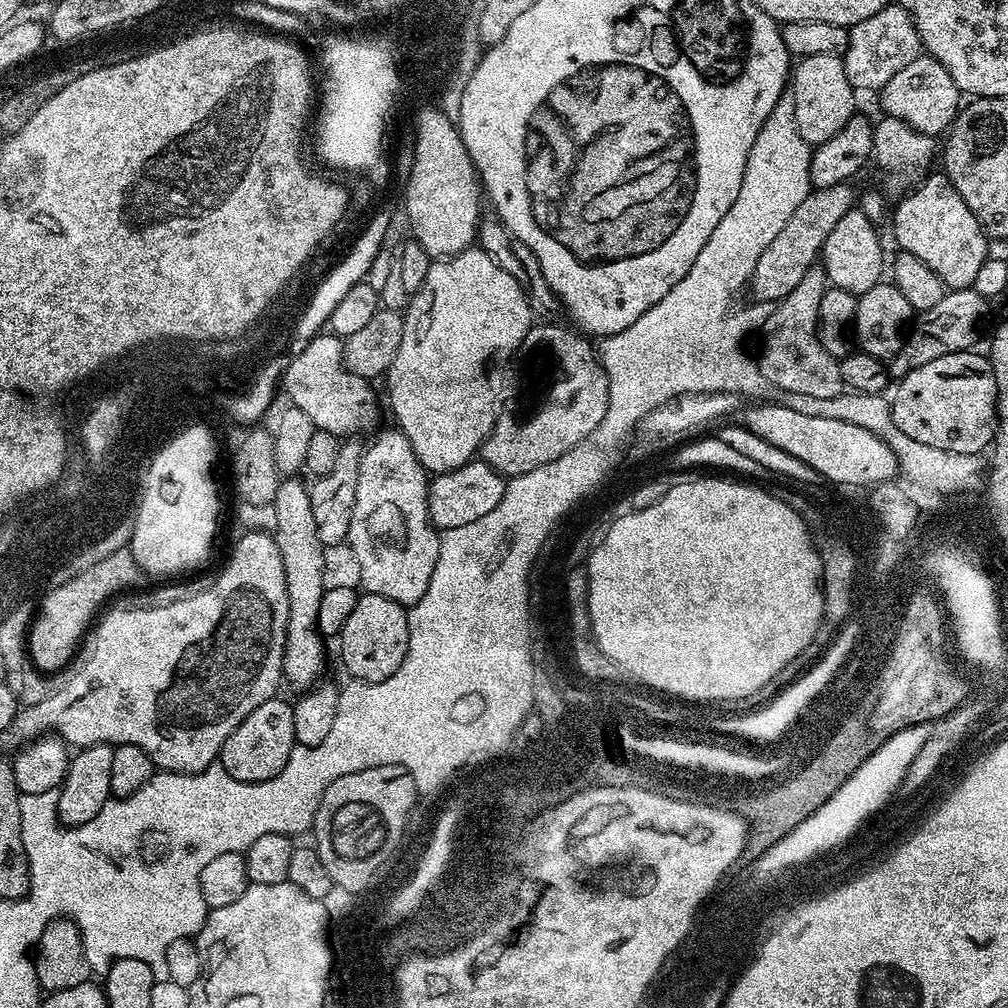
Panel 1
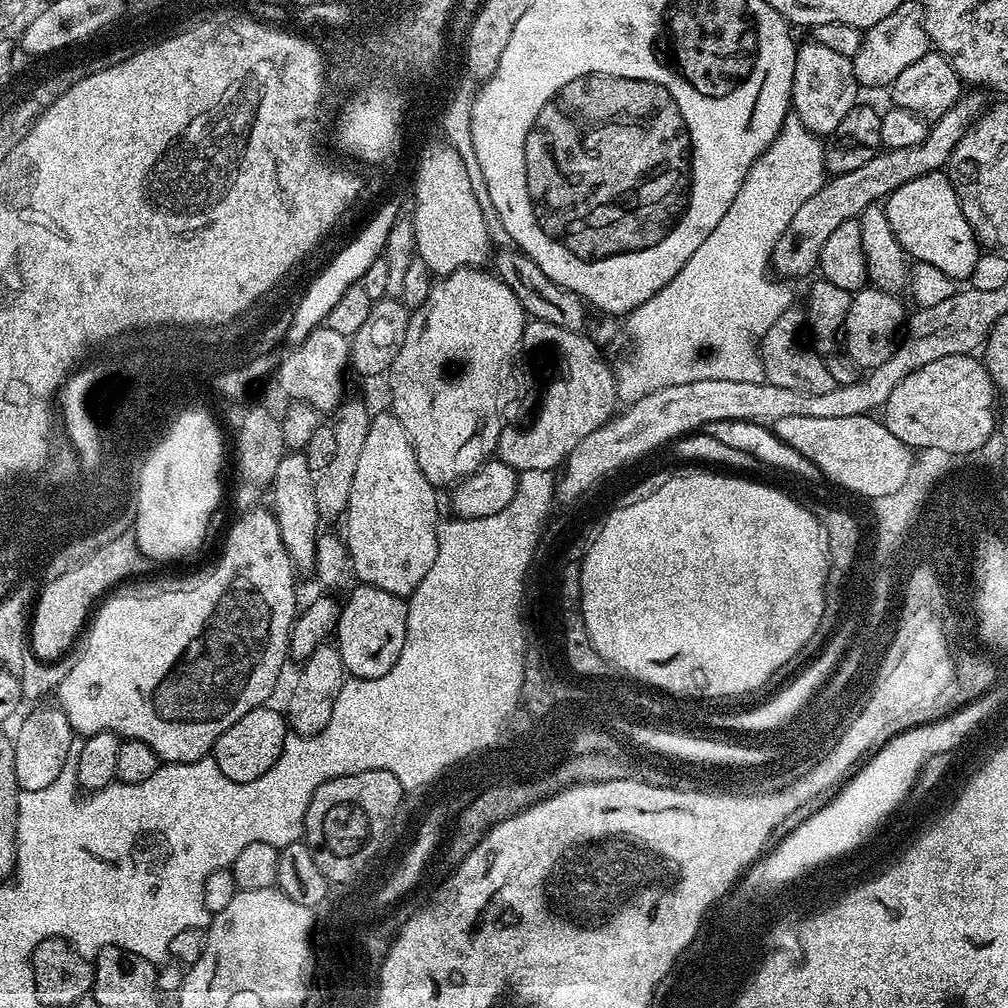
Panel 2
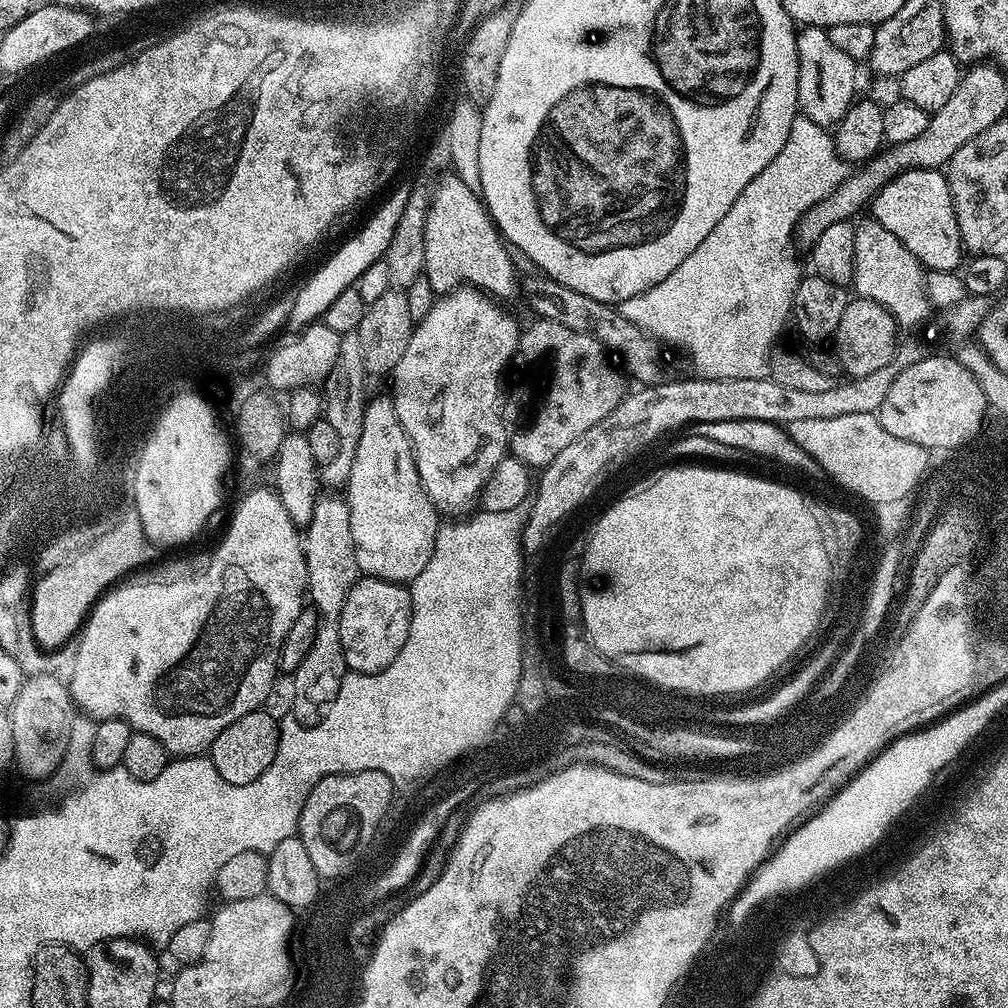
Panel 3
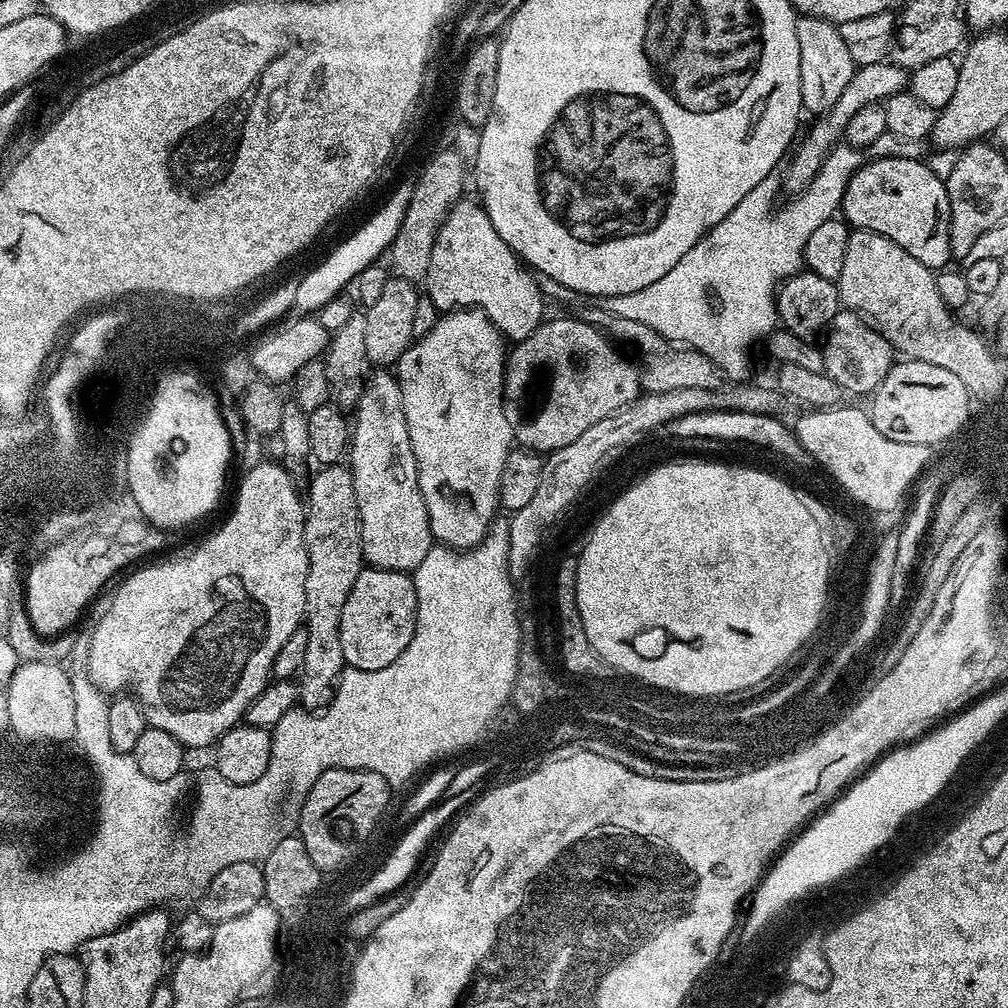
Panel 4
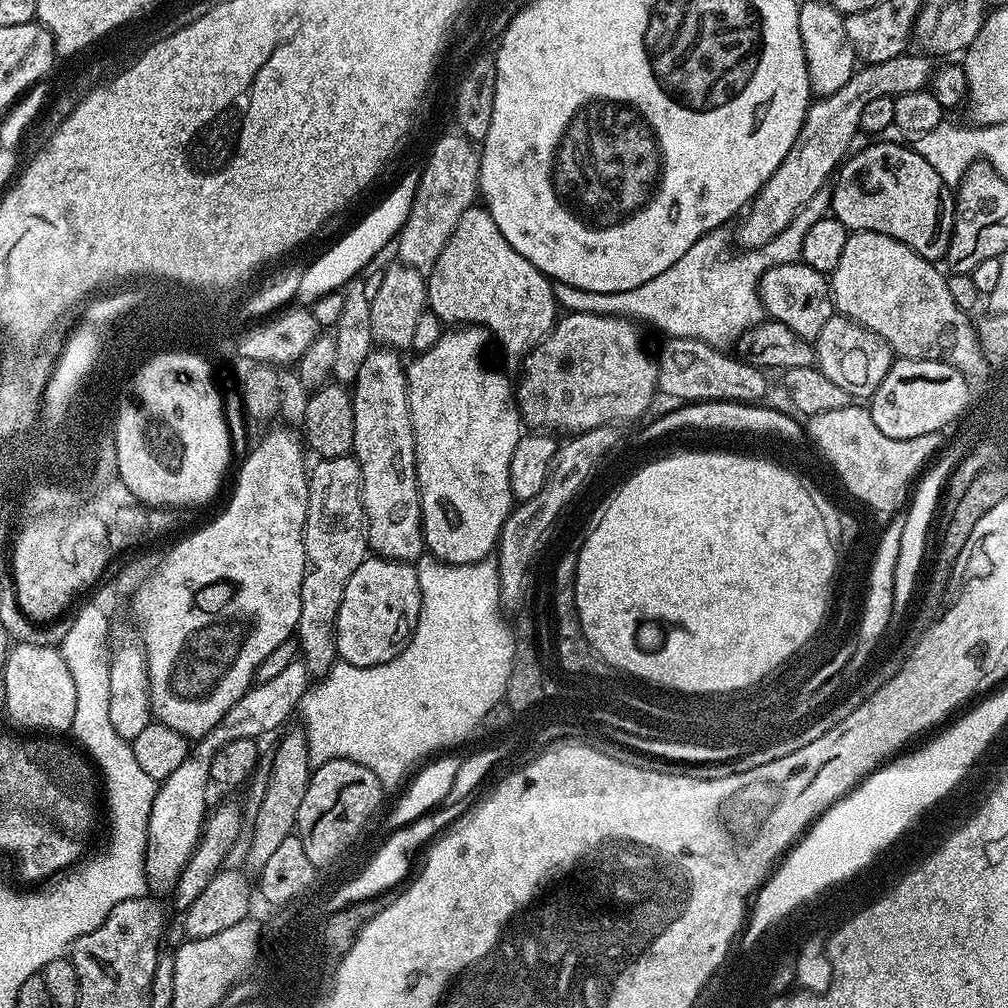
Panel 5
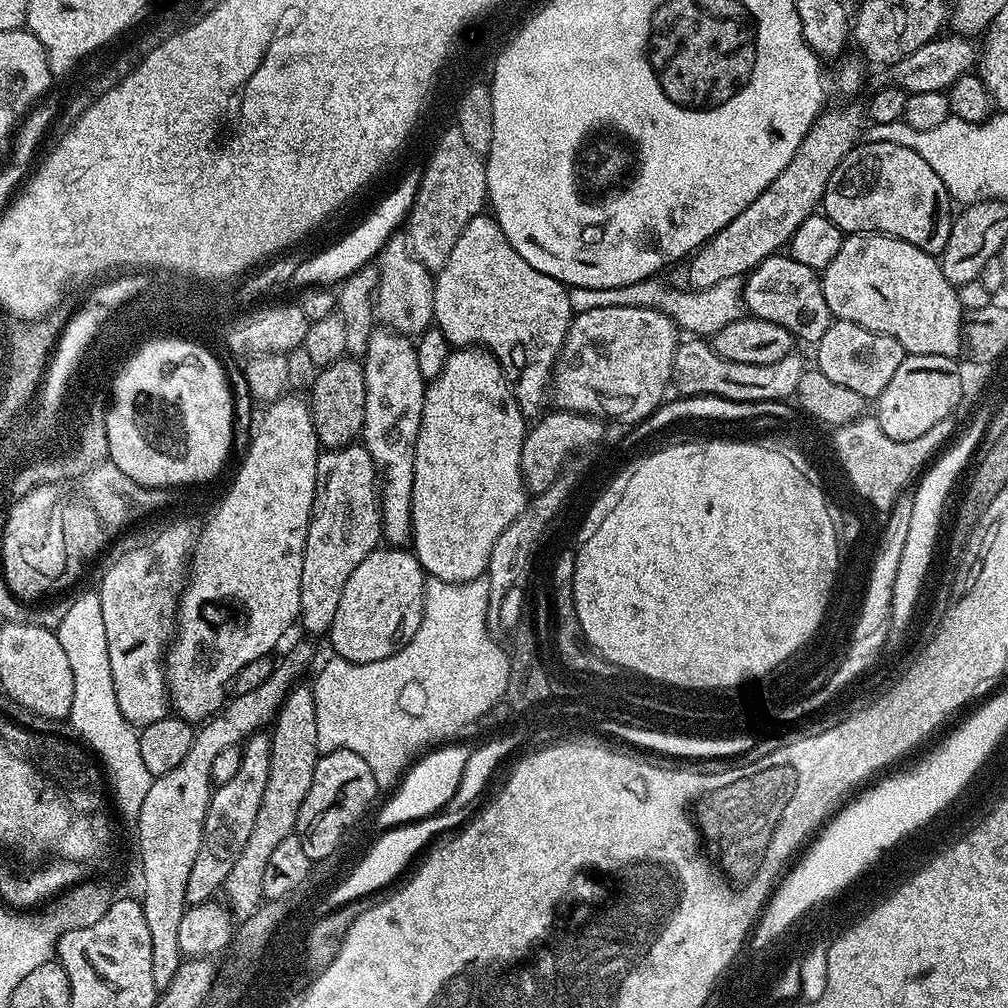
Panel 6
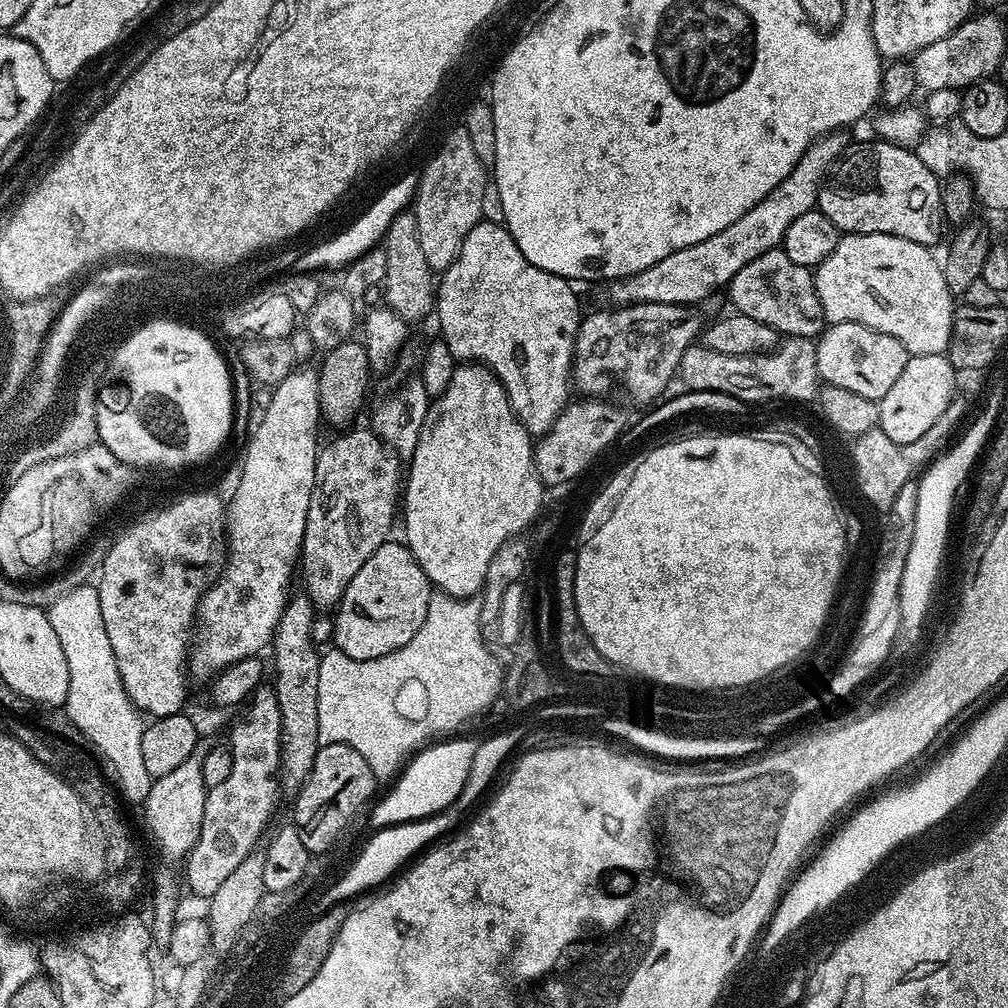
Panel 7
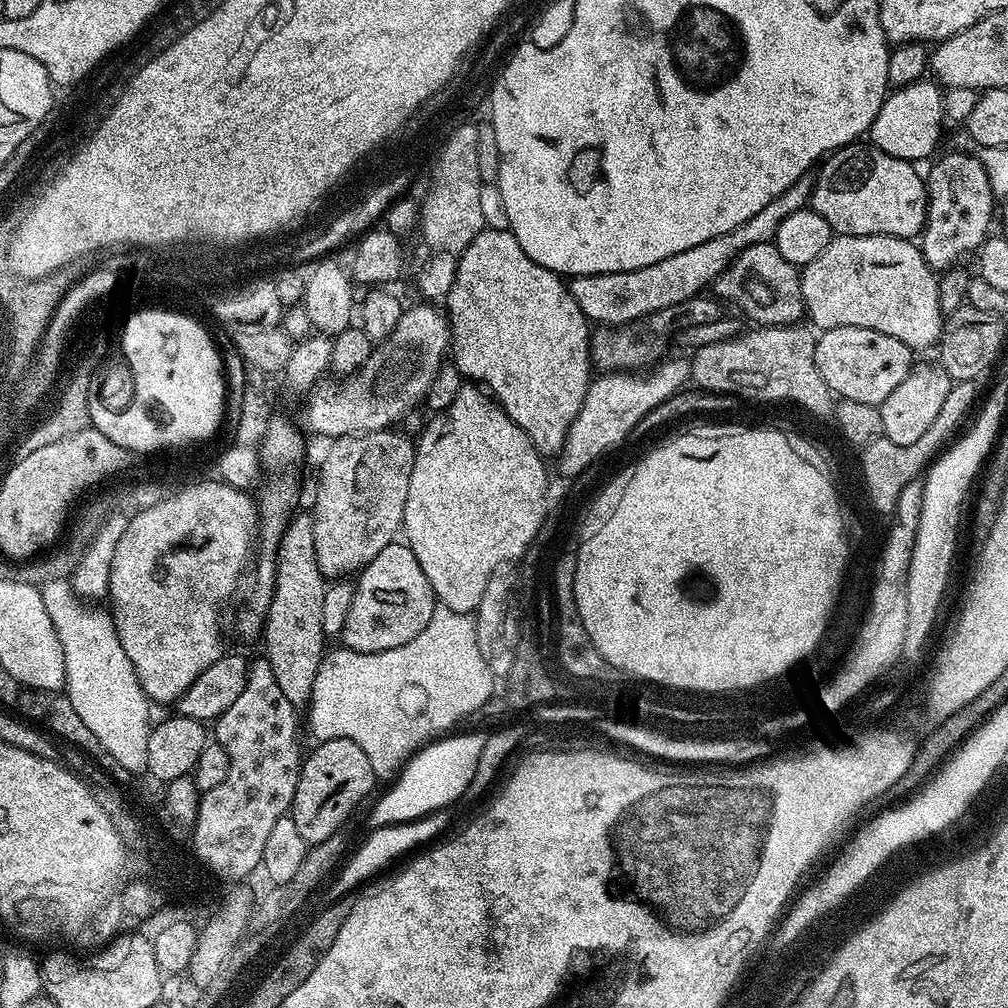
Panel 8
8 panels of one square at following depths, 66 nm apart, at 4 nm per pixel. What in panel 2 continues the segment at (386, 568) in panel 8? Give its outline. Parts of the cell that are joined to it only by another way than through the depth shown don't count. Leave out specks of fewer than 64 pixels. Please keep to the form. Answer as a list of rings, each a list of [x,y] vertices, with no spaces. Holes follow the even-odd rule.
[[[356,586],[348,601],[343,601],[334,633],[334,643],[340,652],[345,673],[357,680],[382,678],[382,674],[398,662],[407,629],[408,605],[405,597],[386,594],[386,590],[378,590],[378,586]]]

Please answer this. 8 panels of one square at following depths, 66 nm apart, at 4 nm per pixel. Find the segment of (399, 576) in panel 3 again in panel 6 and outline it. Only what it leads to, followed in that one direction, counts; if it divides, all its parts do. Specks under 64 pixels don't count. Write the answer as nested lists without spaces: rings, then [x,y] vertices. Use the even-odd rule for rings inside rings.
[[[377,327],[362,357],[366,378],[366,418],[362,443],[379,469],[380,527],[389,545],[404,546],[412,538],[412,491],[416,439],[422,422],[426,379],[418,366],[416,345],[390,328]]]

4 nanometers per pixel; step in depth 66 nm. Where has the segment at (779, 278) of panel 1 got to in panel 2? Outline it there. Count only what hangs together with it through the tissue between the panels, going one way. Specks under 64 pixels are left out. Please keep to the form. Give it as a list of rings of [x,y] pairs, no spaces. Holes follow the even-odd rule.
[[[979,91],[969,92],[972,92],[969,96],[968,93],[961,95],[960,101],[950,106],[942,118],[931,121],[926,138],[918,146],[881,150],[874,158],[870,158],[870,162],[866,162],[866,166],[858,166],[858,170],[825,179],[818,194],[806,198],[806,202],[802,202],[801,208],[794,213],[794,218],[790,218],[790,226],[782,230],[782,238],[778,238],[772,251],[771,267],[775,275],[788,282],[795,281],[795,276],[811,277],[817,271],[826,238],[830,238],[830,234],[834,234],[842,222],[857,219],[866,206],[880,204],[888,193],[898,190],[898,186],[919,176],[941,171],[954,154],[954,146],[962,142],[968,129],[986,107],[986,101],[980,97],[983,95]]]

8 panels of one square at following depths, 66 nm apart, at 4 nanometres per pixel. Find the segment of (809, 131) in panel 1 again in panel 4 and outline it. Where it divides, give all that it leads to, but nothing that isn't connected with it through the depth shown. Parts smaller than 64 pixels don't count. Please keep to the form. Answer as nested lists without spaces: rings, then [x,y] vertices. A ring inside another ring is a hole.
[[[797,15],[798,30],[798,70],[800,71],[800,89],[802,90],[802,105],[815,114],[823,114],[838,102],[842,90],[850,83],[850,78],[856,73],[858,65],[842,39],[839,27],[826,18],[817,16]]]

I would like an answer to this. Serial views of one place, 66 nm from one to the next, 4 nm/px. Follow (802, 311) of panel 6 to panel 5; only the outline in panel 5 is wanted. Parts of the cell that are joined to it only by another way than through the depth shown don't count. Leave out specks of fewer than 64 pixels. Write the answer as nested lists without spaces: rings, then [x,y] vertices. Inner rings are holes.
[[[803,262],[767,268],[760,280],[760,301],[771,319],[790,326],[796,334],[811,342],[815,341],[822,326],[826,326],[834,314],[829,277]]]

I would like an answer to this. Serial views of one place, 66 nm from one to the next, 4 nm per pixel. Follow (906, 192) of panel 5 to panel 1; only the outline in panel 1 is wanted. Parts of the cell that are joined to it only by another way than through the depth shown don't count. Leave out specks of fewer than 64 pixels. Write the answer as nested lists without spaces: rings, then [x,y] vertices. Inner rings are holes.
[[[936,170],[901,196],[904,197],[892,216],[892,232],[896,235],[897,244],[895,247],[926,262],[926,266],[930,266],[930,270],[942,278],[945,289],[970,288],[982,262],[989,259],[990,240],[970,206],[962,202],[962,194],[954,190],[943,171]]]

